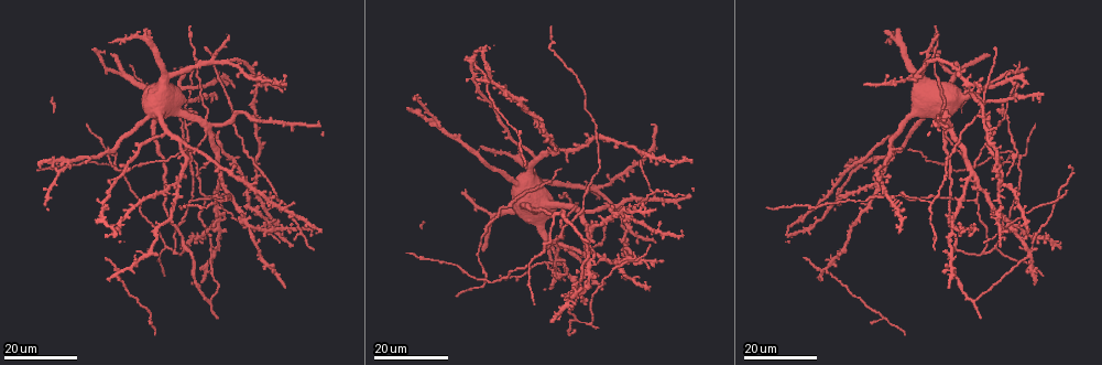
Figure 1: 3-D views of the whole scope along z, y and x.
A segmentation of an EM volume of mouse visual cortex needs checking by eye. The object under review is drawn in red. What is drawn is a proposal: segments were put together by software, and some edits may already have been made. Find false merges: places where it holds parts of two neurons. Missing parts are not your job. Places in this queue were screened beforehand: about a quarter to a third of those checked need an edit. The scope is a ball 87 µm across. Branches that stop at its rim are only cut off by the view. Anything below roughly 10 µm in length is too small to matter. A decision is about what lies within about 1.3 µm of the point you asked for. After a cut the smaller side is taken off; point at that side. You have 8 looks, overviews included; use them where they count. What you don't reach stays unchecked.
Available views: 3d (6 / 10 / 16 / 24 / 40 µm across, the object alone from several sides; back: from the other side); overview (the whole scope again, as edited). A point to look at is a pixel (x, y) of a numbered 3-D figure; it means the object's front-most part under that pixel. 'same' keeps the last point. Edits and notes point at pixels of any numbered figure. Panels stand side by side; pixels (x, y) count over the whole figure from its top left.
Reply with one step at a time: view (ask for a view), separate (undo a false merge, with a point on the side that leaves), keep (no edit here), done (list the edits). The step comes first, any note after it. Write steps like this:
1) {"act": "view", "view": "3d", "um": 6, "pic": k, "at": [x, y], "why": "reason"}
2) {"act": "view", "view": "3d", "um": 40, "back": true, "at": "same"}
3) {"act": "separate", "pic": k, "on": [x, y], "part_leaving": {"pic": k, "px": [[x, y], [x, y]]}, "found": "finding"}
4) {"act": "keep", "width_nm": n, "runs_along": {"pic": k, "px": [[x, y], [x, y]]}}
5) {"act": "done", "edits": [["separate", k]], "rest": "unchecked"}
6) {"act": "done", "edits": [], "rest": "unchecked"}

{"act": "view", "view": "3d", "um": 16, "pic": 1, "at": [205, 119]}

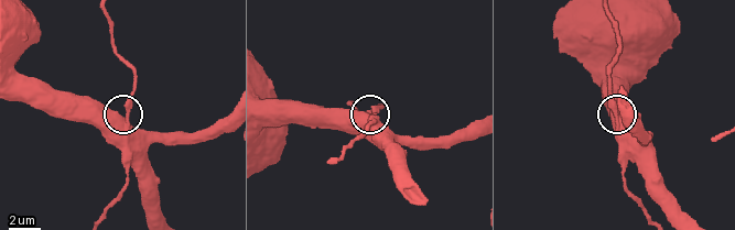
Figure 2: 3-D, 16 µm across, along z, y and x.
{"act": "view", "view": "3d", "um": 10, "pic": 2, "at": [616, 116]}

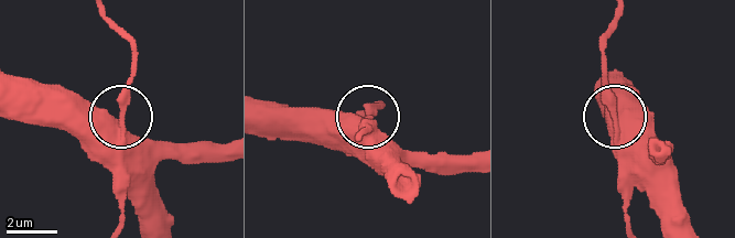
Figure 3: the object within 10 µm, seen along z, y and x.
{"act": "keep", "side_arm_um": 30, "found": "all the same neuron"}

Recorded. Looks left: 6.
{"act": "view", "view": "3d", "um": 24, "pic": 1, "at": [1005, 112], "why": "looks like a crossing"}

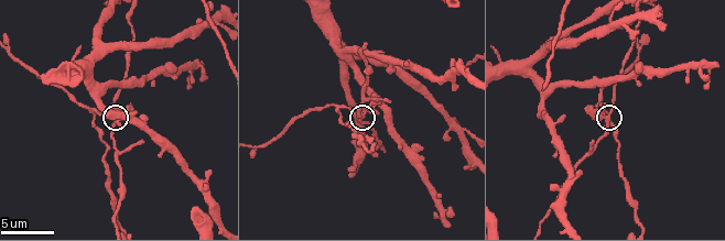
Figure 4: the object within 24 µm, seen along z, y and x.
{"act": "view", "view": "3d", "um": 6, "pic": 4, "at": [605, 117]}

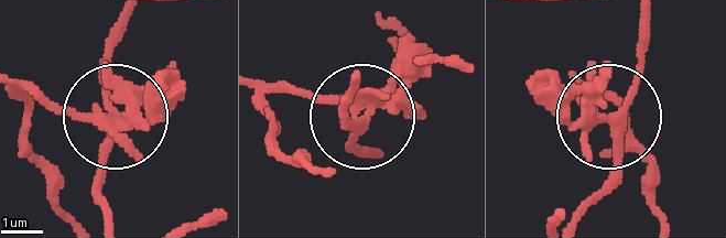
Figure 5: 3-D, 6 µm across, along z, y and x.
{"act": "view", "view": "3d", "um": 6, "back": true, "pic": 5, "at": [369, 118]}

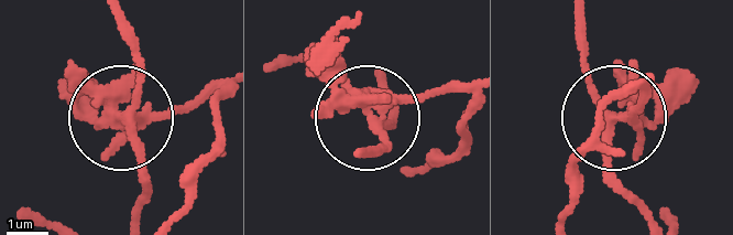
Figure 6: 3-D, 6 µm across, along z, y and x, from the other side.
{"act": "separate", "pic": 6, "on": [385, 102], "part_leaving": {"pic": 6, "px": [[364, 94], [467, 86]]}, "found": "two neurons meet here"}

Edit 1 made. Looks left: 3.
{"act": "view", "view": "overview"}

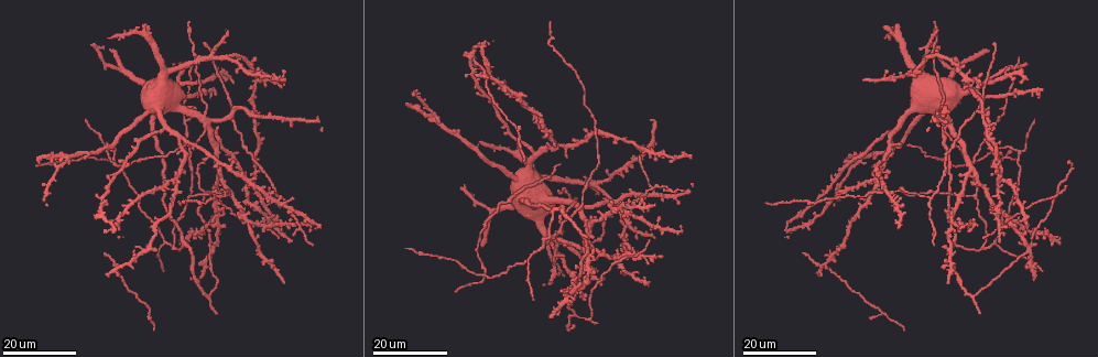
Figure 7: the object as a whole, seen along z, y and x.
{"act": "view", "view": "3d", "um": 16, "pic": 7, "at": [1017, 150], "why": "side arm on a straight run"}

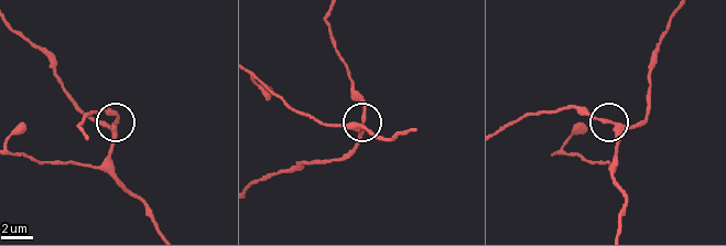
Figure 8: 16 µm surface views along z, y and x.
{"act": "view", "view": "3d", "um": 10, "pic": 8, "at": [113, 125]}

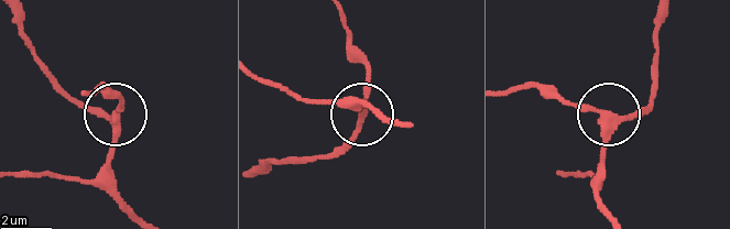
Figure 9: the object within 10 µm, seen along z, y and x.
{"act": "keep", "side_arm_um": 14, "runs_along": {"pic": 9, "px": [[616, 219], [599, 194], [606, 118], [647, 108]]}, "found": "one neuron here"}

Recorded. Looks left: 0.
{"act": "done", "edits": [["separate", 6]], "rest": "unchecked"}

